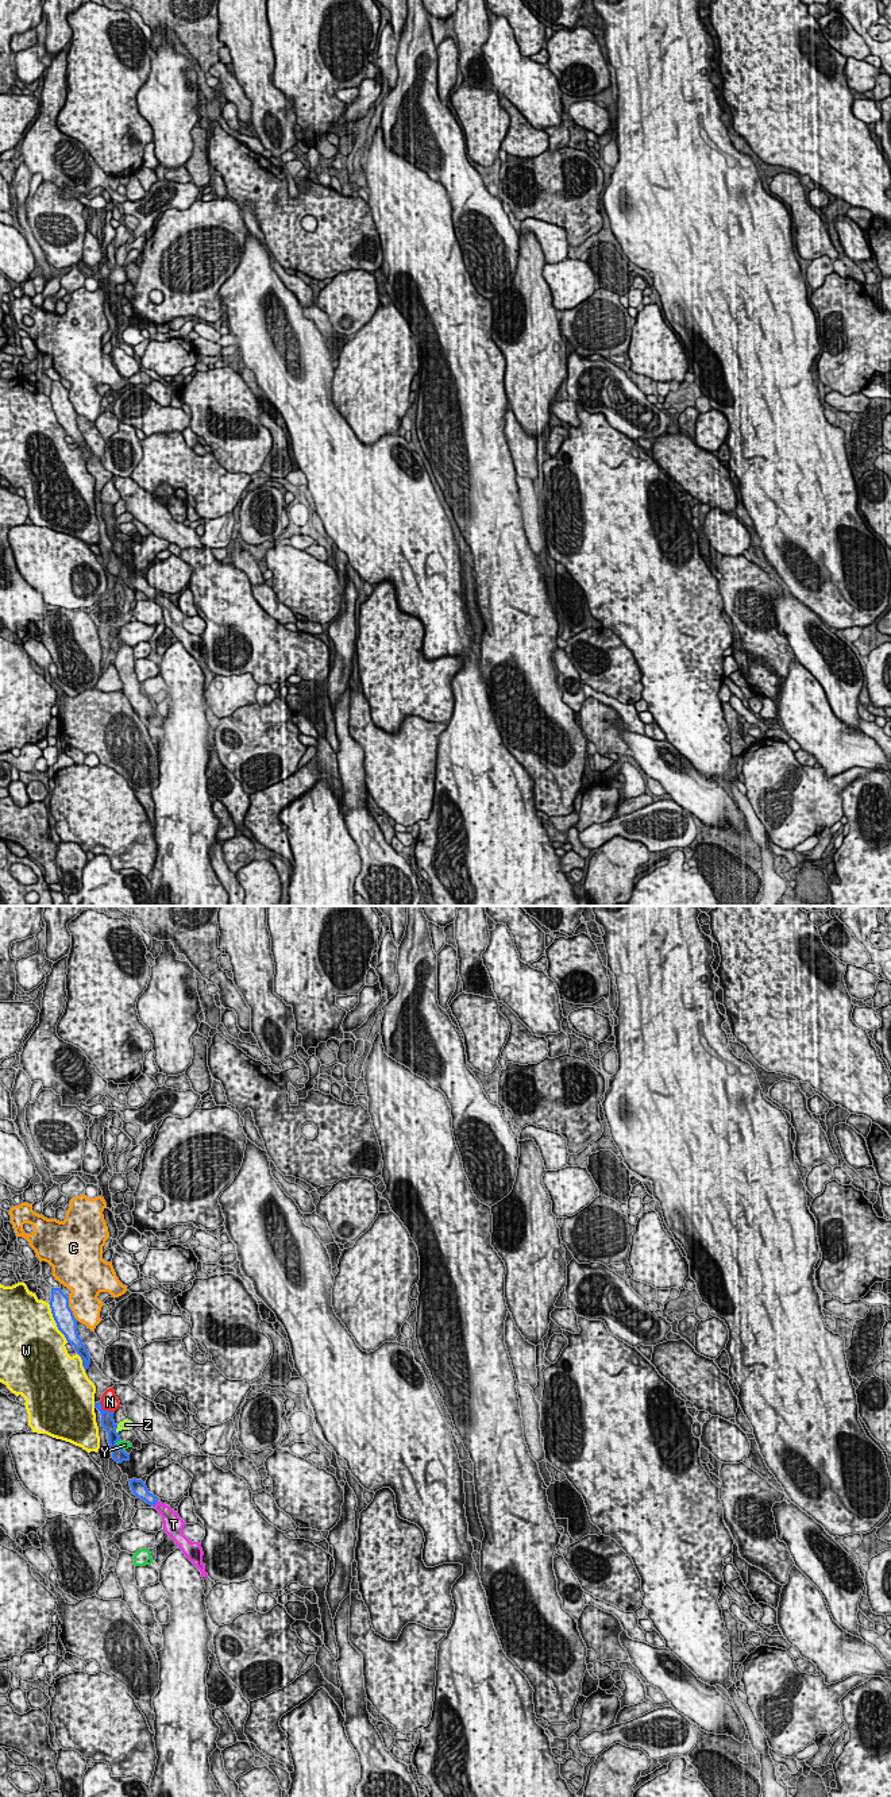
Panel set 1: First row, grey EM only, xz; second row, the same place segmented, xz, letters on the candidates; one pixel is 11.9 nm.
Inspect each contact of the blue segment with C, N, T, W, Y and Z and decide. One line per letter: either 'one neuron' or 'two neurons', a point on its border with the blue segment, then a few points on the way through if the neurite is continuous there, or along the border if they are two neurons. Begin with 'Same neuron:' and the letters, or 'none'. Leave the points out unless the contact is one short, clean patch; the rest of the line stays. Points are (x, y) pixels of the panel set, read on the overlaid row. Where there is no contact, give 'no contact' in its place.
Same neuron: T
C: two neurons | xz (70, 1310)
N: two neurons | xz (103, 1410) | along xz (100, 1400), (100, 1406), (104, 1410), (114, 1412)
T: one neuron | xz (155, 1503) | across xz (139, 1489), (155, 1503), (169, 1518)
W: two neurons | xz (56, 1322)
Y: two neurons | xz (116, 1445) | along xz (118, 1439), (116, 1443), (123, 1450)
Z: two neurons | xz (116, 1427) | along xz (118, 1425), (116, 1433)

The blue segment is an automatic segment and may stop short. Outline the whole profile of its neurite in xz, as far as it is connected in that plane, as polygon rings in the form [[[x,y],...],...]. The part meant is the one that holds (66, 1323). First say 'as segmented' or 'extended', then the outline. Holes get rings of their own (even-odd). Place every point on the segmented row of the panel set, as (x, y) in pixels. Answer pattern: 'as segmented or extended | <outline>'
as segmented | [[[51,1288],[51,1300],[49,1304],[58,1330],[65,1335],[68,1343],[74,1346],[74,1350],[82,1360],[82,1366],[86,1373],[90,1364],[90,1357],[85,1345],[82,1343],[82,1339],[78,1337],[78,1320],[74,1318],[73,1311],[69,1307],[69,1297],[61,1291],[61,1288]]]

